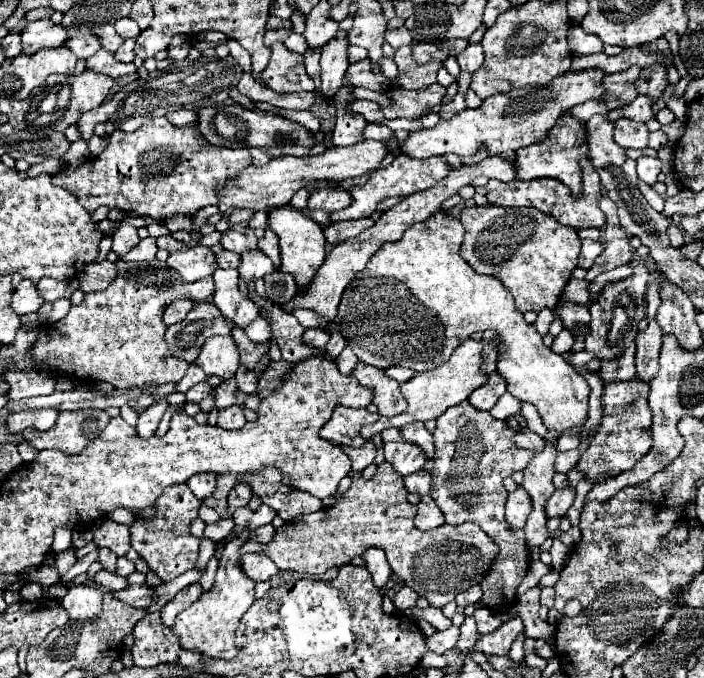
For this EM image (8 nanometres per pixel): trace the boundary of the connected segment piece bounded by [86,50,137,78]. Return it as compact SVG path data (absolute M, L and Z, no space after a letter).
M100 50L100 52L96 52L94 56L86 58L86 66L88 66L90 70L94 70L94 72L108 74L108 76L112 76L112 78L118 78L118 76L132 74L137 71L134 62L116 62L114 56L112 56L110 52L106 52L106 50Z

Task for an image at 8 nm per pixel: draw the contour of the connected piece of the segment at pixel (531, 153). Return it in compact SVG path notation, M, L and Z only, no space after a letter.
M566 118L564 122L558 122L540 144L532 144L526 148L520 148L516 152L516 168L518 168L518 180L534 180L534 178L554 178L562 180L570 190L574 198L582 196L582 166L580 158L588 154L586 148L572 148L586 142L586 132L582 132L580 122Z

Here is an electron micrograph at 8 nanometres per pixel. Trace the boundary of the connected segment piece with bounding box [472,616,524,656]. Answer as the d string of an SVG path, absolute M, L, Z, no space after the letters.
M516 616L508 622L504 622L500 628L496 628L490 634L484 634L478 638L476 646L472 650L482 654L494 654L494 656L506 656L512 642L518 638L518 634L524 632L524 622Z

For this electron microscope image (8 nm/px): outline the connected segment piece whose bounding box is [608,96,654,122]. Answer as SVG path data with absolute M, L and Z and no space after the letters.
M638 96L632 104L608 112L608 120L610 120L610 122L616 122L620 116L624 116L624 118L648 122L648 120L652 120L652 114L650 114L650 112L652 112L652 110L650 110L652 104L654 104L654 100L650 100L650 98L646 98L646 96Z

